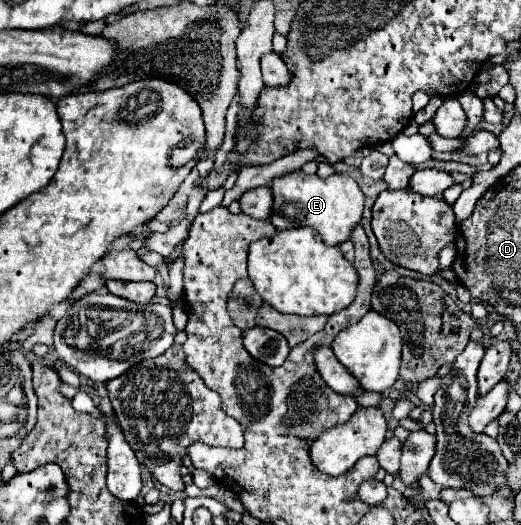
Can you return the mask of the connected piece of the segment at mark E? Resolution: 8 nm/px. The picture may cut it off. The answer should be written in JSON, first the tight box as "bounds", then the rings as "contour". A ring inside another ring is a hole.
{"bounds":[269,170,363,246],"contour":[[[297,170],[273,178],[271,192],[273,206],[269,222],[277,230],[311,226],[321,234],[327,246],[339,246],[341,242],[349,240],[351,230],[363,216],[363,192],[357,186],[357,182],[345,174],[333,174],[327,180],[323,180],[317,174],[303,174],[301,170]]]}

